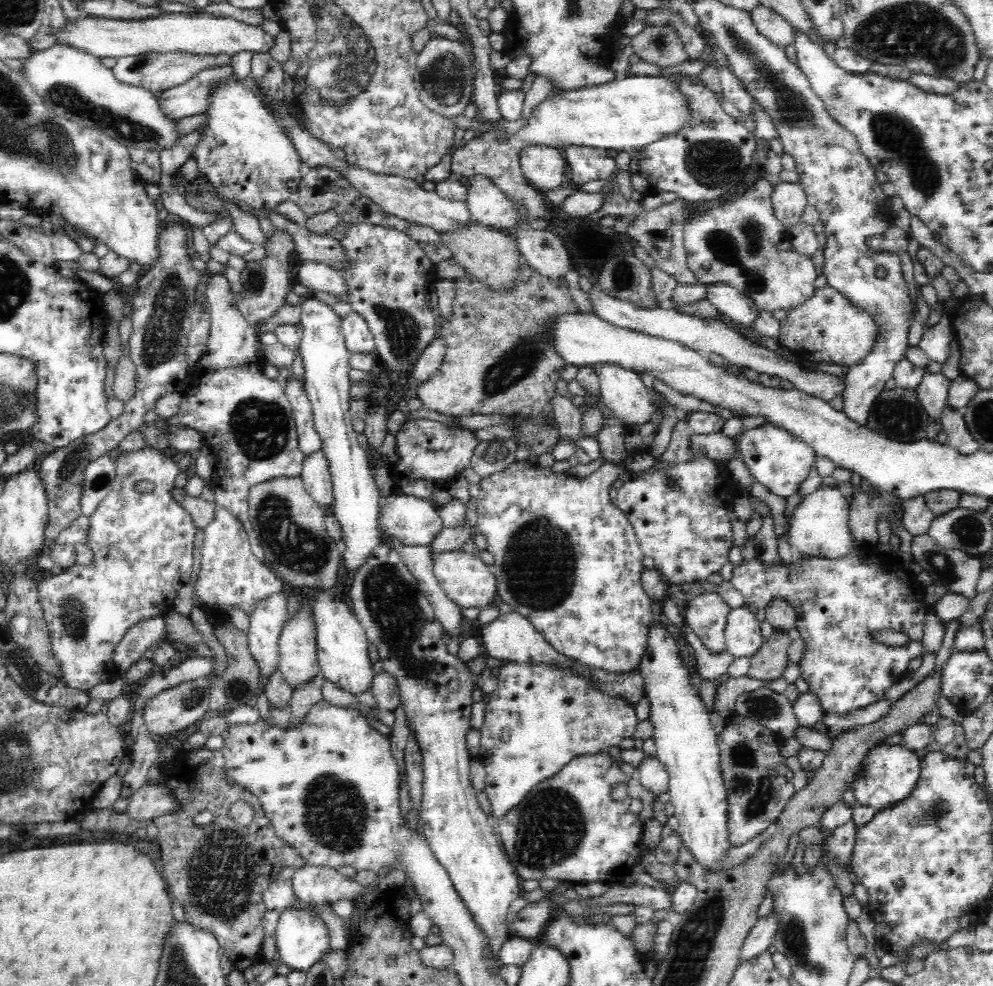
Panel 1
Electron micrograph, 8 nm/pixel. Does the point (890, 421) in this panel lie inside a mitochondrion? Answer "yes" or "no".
yes

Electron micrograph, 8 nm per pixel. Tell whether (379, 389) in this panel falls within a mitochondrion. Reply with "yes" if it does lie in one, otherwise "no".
yes

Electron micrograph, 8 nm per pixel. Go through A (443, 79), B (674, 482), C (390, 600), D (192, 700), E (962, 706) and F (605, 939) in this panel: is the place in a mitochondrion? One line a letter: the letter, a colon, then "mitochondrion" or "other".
A: mitochondrion
B: mitochondrion
C: mitochondrion
D: mitochondrion
E: other
F: other

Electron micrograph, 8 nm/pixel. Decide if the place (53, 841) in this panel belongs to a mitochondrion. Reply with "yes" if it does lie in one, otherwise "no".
no

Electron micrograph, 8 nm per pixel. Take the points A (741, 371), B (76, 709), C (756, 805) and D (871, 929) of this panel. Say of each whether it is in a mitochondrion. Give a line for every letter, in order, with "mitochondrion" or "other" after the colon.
A: other
B: other
C: mitochondrion
D: other

